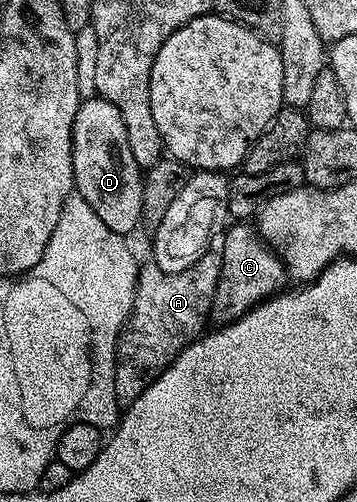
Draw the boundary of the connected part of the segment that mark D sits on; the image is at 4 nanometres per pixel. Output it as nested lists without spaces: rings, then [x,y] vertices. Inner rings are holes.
[[[97,97],[81,102],[72,126],[72,182],[90,209],[94,209],[114,233],[127,236],[128,231],[141,226],[144,213],[142,169],[138,161],[134,161],[134,153],[130,153],[122,113],[110,105],[110,101]]]

